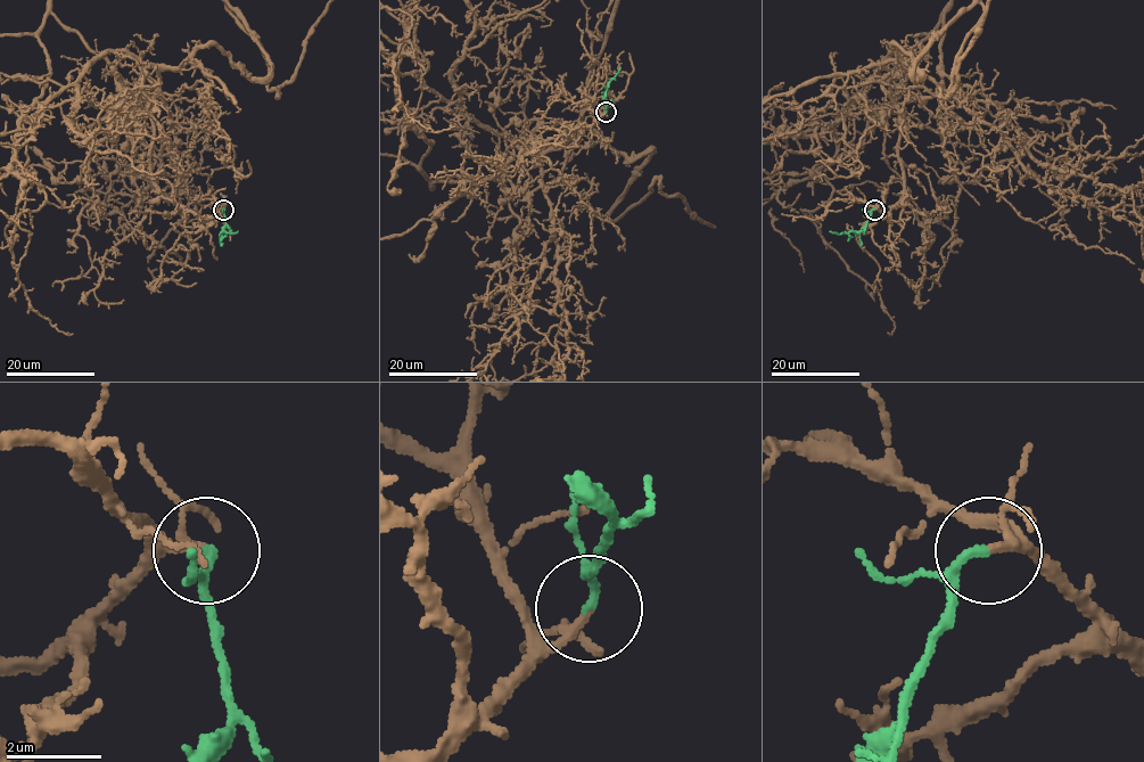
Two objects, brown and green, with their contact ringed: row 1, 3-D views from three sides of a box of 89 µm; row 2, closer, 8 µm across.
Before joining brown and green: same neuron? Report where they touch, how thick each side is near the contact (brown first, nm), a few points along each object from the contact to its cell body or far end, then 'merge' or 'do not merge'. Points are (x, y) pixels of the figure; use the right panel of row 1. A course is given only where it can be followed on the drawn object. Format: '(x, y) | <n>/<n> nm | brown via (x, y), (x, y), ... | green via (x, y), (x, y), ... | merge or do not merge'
(874, 210) | 160/180 nm | brown via (874, 209), (888, 219), (902, 197), (882, 83), (912, 66), (895, 60), (768, 97) | green via (874, 209), (859, 231), (838, 235), (829, 231) | merge

